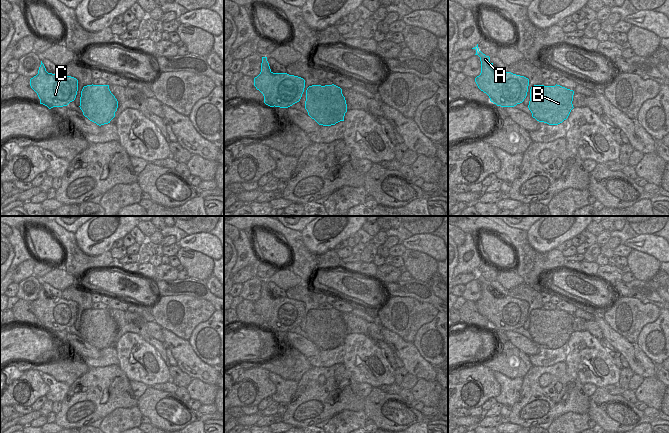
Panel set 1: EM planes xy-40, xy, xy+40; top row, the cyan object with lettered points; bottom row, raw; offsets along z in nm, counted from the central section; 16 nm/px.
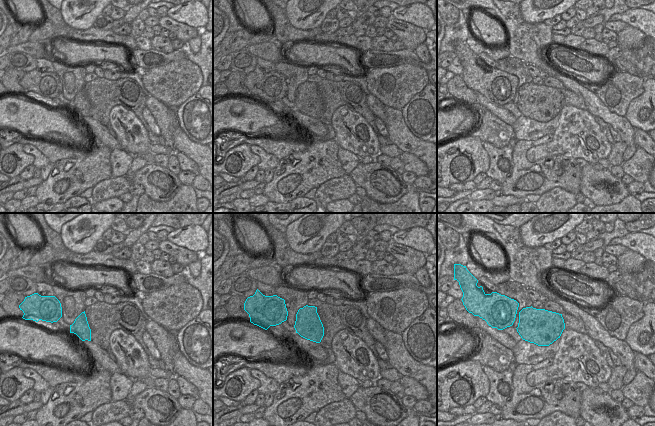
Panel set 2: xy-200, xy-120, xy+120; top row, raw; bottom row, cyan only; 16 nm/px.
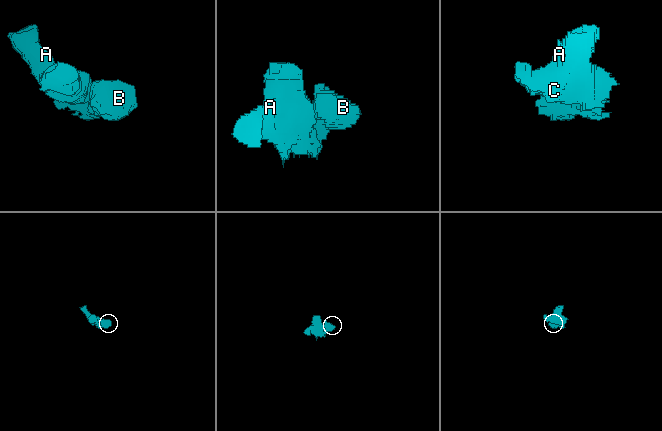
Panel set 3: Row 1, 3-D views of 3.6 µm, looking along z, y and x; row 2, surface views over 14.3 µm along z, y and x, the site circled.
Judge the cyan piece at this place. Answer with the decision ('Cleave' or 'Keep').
Keep

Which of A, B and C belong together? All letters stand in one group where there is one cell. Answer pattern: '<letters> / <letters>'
A B C

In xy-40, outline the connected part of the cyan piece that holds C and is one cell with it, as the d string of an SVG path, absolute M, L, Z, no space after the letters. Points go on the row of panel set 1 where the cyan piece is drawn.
M41 61L38 74L30 79L30 86L37 93L40 104L51 109L67 106L75 100L78 80L63 74L48 73Z

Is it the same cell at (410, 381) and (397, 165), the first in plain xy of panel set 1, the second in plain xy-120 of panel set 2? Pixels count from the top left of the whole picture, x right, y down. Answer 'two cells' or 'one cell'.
two cells

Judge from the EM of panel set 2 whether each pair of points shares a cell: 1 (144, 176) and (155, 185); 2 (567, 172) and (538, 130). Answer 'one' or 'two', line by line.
1: one
2: two

